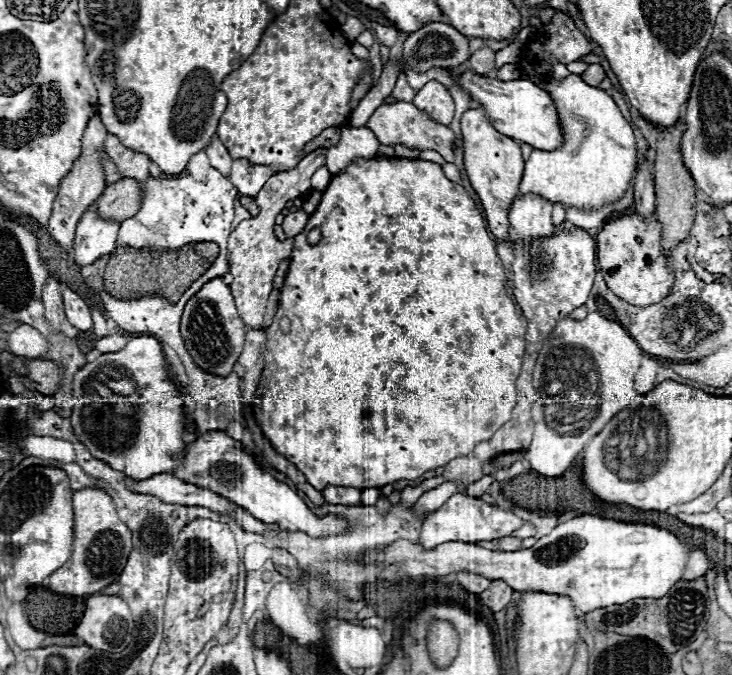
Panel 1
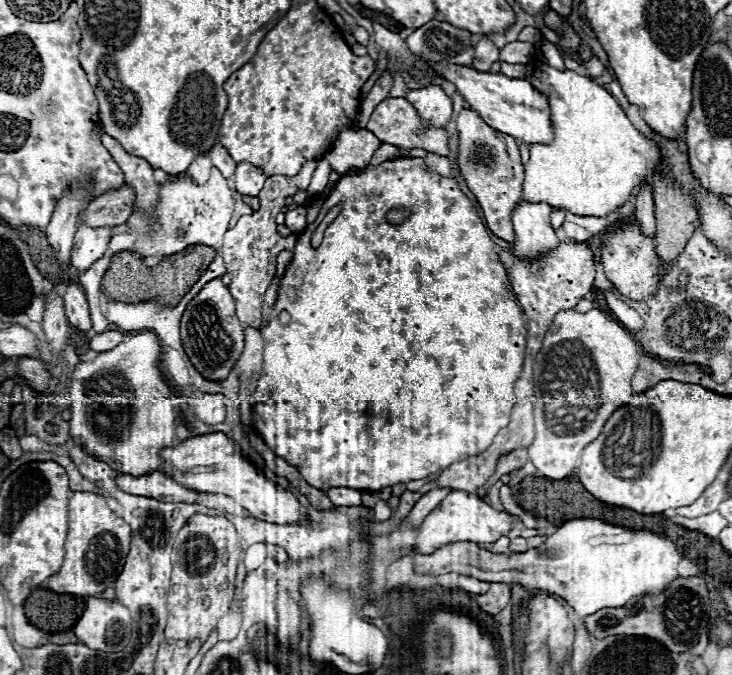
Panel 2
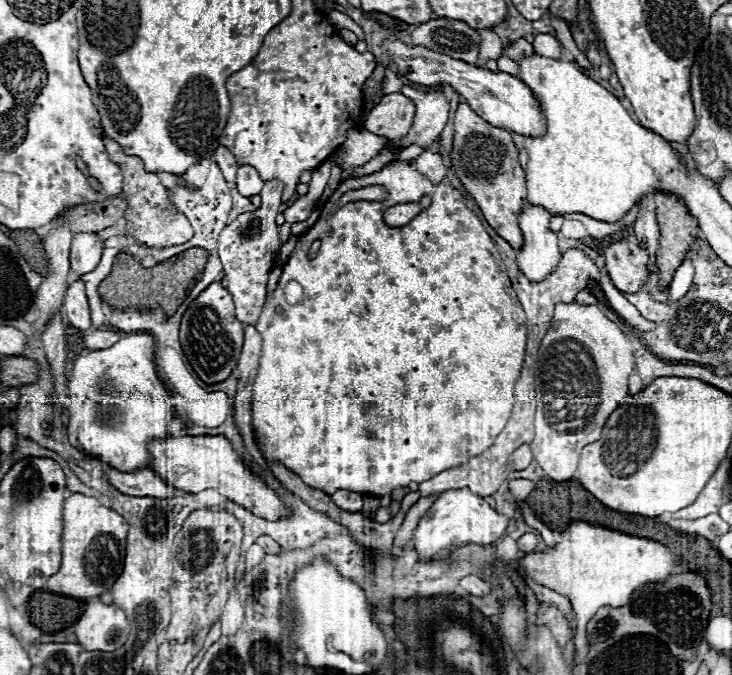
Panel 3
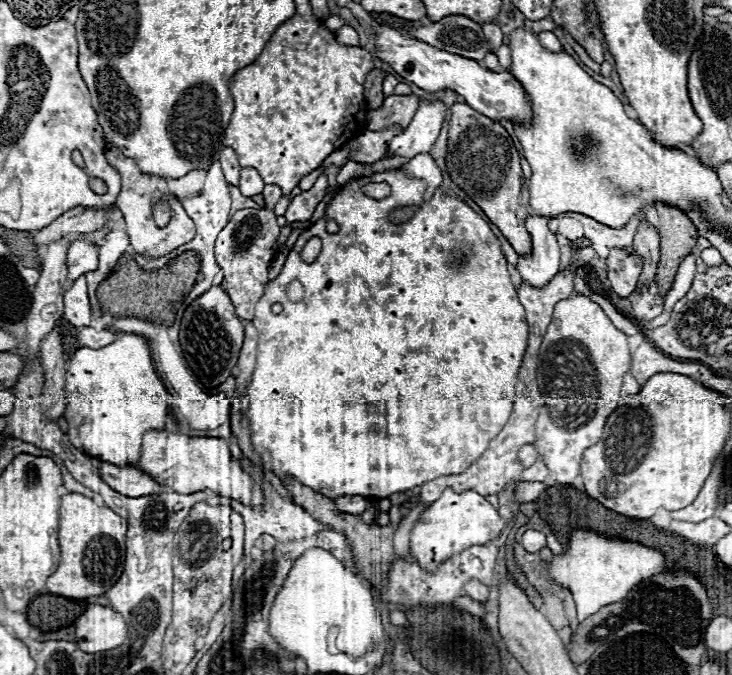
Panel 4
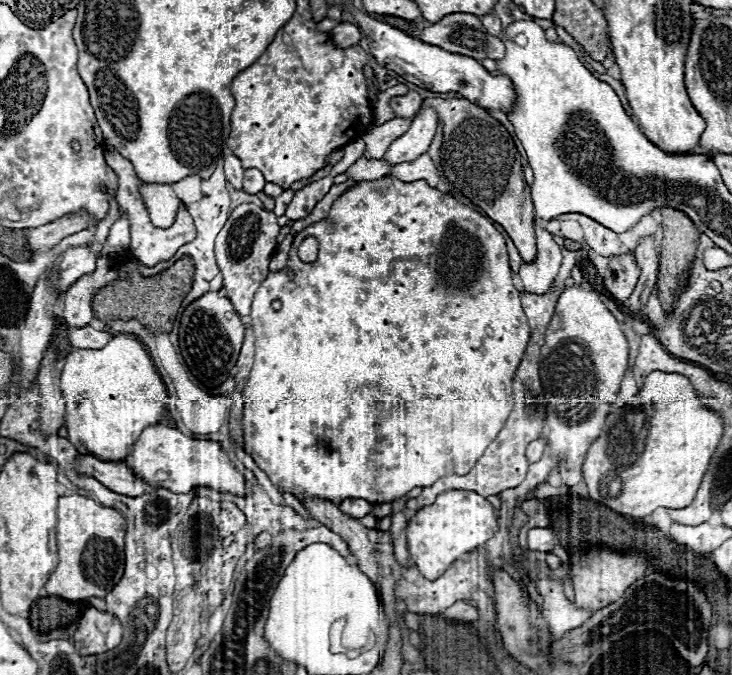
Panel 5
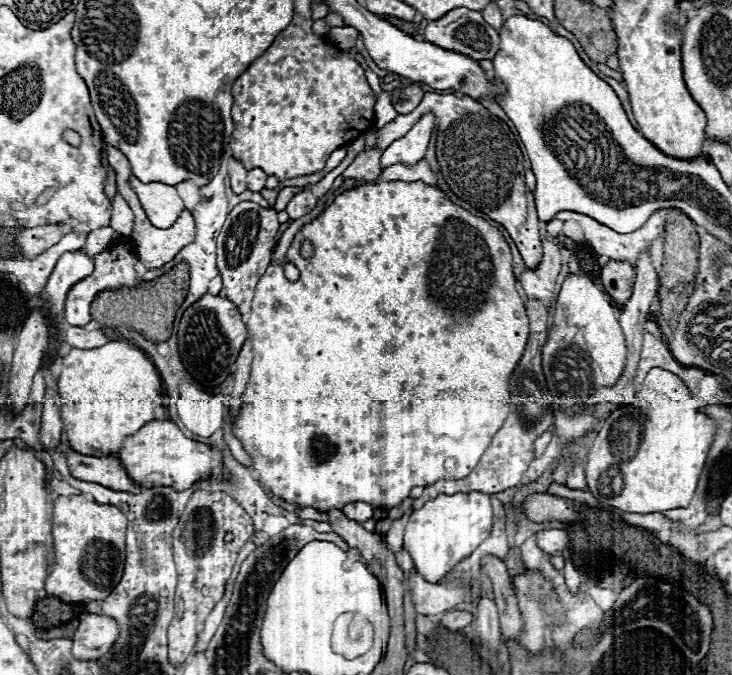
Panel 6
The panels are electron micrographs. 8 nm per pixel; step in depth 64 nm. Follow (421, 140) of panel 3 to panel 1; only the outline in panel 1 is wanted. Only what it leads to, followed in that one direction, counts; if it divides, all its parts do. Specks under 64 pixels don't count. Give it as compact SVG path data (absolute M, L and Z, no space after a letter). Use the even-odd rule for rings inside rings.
M428 82L424 88L420 88L414 98L414 106L430 114L430 118L434 118L440 124L448 126L452 122L454 100L446 86L442 86L440 82Z

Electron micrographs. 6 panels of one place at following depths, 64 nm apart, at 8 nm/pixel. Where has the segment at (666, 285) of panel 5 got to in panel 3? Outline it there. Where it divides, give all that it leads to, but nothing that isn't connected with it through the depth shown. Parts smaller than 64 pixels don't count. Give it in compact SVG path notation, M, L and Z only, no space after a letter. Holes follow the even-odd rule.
M656 192L654 202L660 226L660 246L656 252L656 262L660 272L658 284L660 288L666 288L676 268L682 264L690 244L698 236L698 224L678 196Z

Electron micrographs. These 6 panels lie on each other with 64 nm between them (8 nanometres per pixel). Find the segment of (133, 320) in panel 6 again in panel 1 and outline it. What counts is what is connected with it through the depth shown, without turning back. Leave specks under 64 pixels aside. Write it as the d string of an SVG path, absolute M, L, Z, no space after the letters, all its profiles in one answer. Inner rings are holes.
M192 242L184 248L170 250L170 252L152 252L144 248L130 248L118 246L108 260L104 272L104 286L116 298L138 298L146 294L160 294L170 302L178 302L182 292L200 278L216 260L220 248L212 242Z

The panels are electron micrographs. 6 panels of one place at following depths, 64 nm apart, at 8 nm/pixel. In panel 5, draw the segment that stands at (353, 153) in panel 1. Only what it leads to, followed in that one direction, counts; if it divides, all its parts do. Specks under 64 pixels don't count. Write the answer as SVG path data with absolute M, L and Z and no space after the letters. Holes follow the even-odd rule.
M394 118L394 120L380 124L380 126L368 128L368 132L362 136L362 140L366 142L366 150L362 156L380 160L384 156L384 152L388 150L388 144L408 130L408 124L410 124L410 120Z

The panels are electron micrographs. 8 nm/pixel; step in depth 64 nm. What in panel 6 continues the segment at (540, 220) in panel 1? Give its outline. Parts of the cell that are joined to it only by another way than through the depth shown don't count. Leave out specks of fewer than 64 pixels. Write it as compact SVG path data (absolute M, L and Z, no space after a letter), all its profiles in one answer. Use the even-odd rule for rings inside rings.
M542 236L542 260L536 268L526 268L520 276L522 288L528 298L540 300L546 306L554 306L554 286L560 274L560 250L554 242Z

